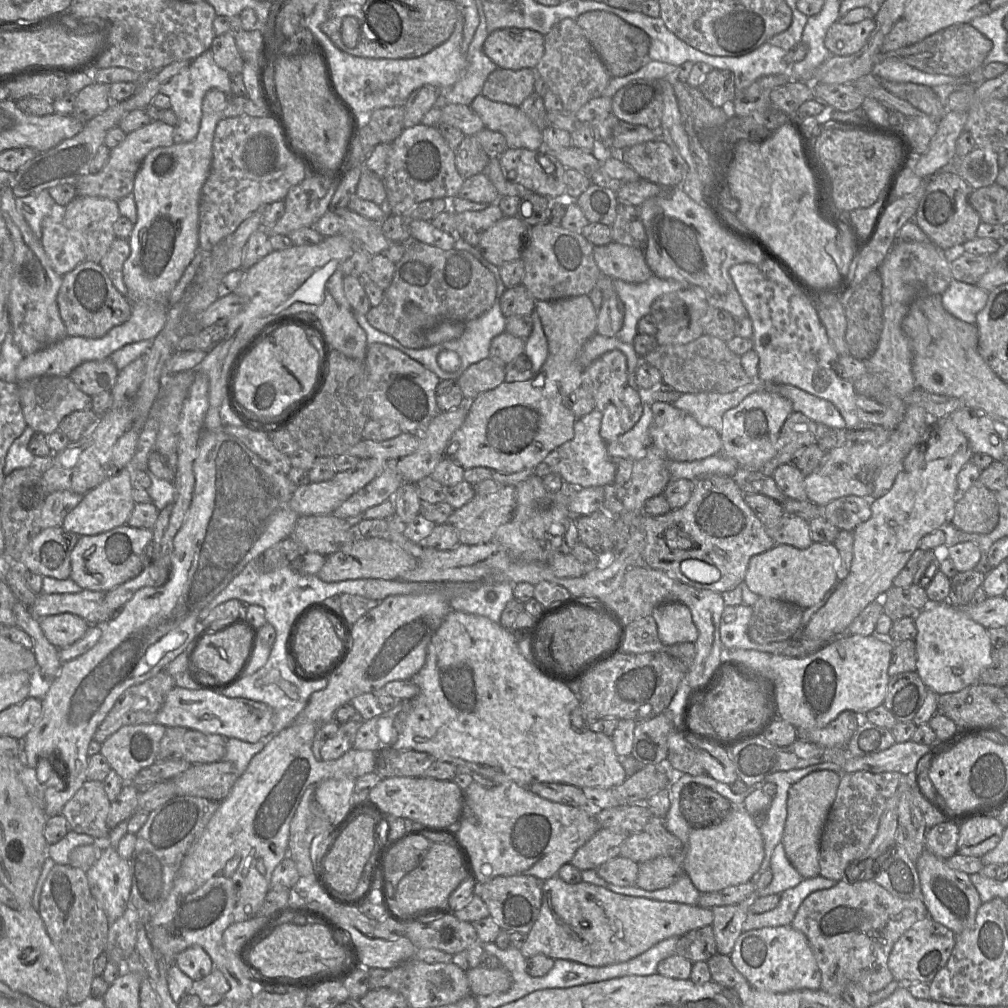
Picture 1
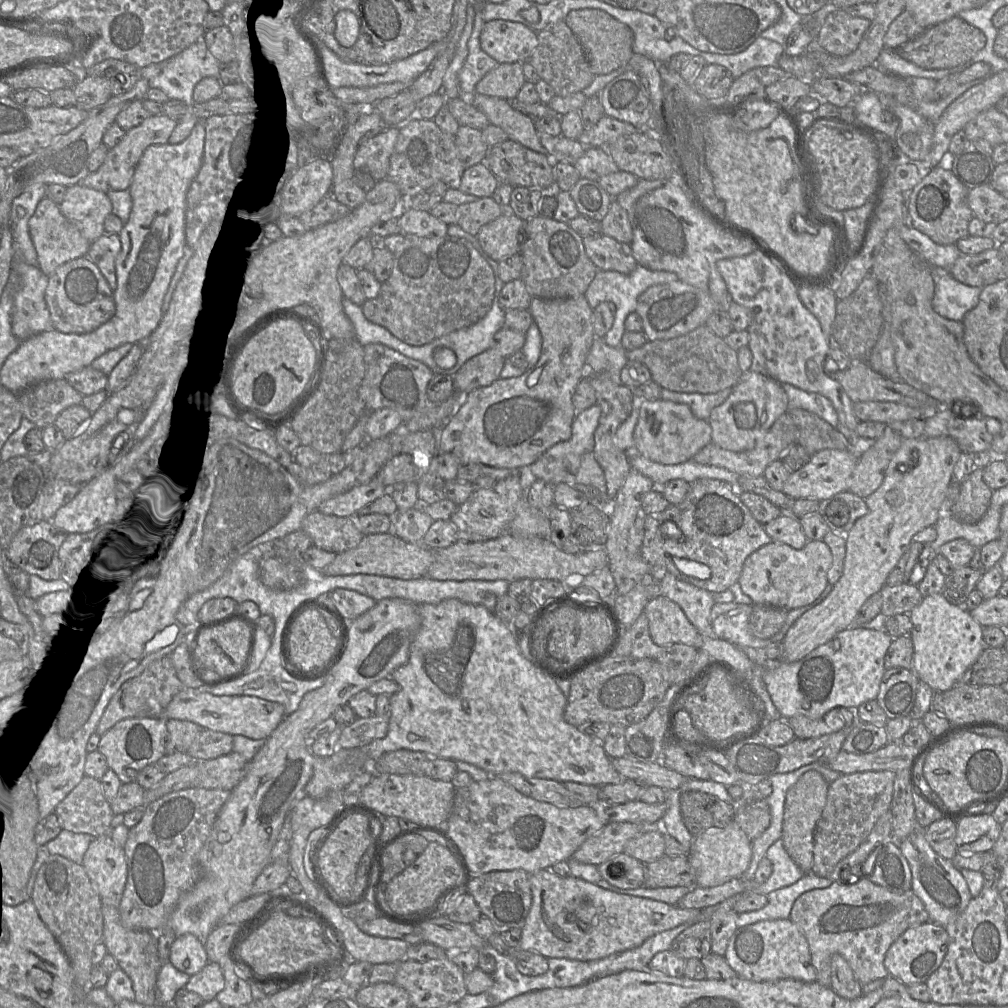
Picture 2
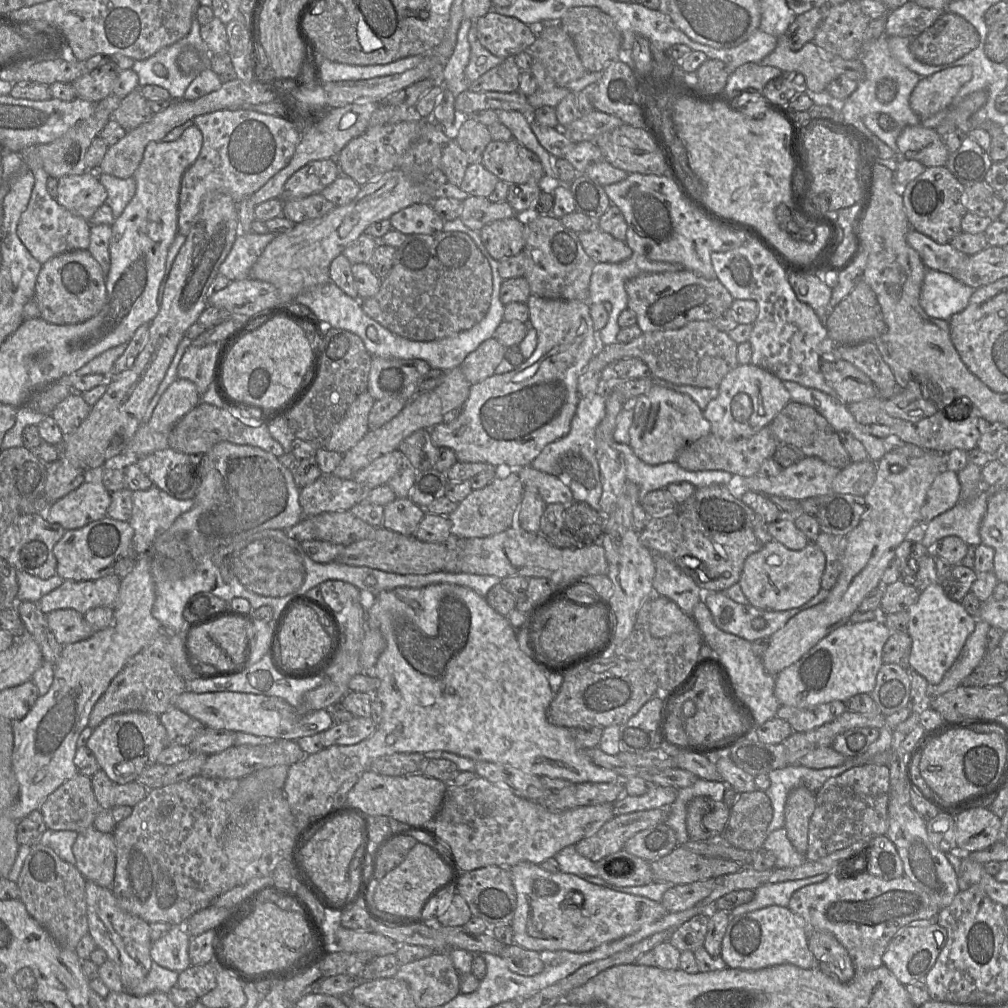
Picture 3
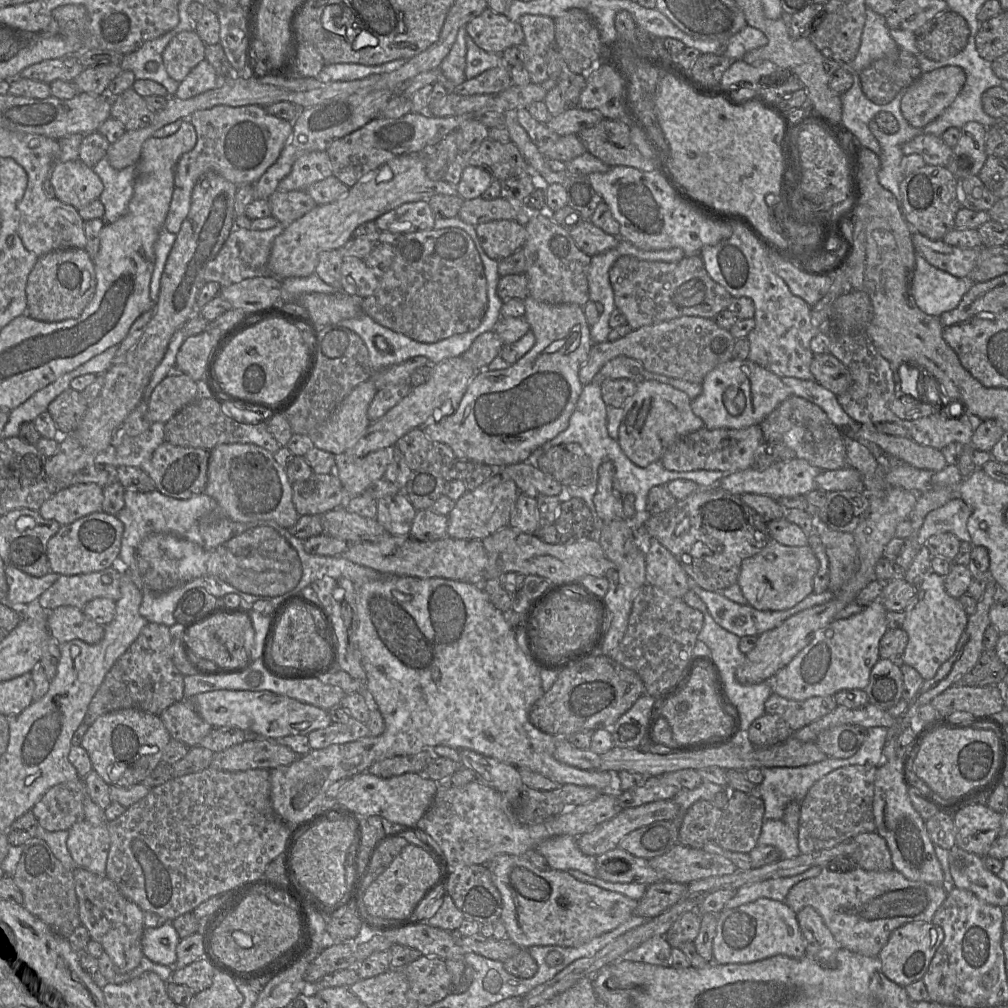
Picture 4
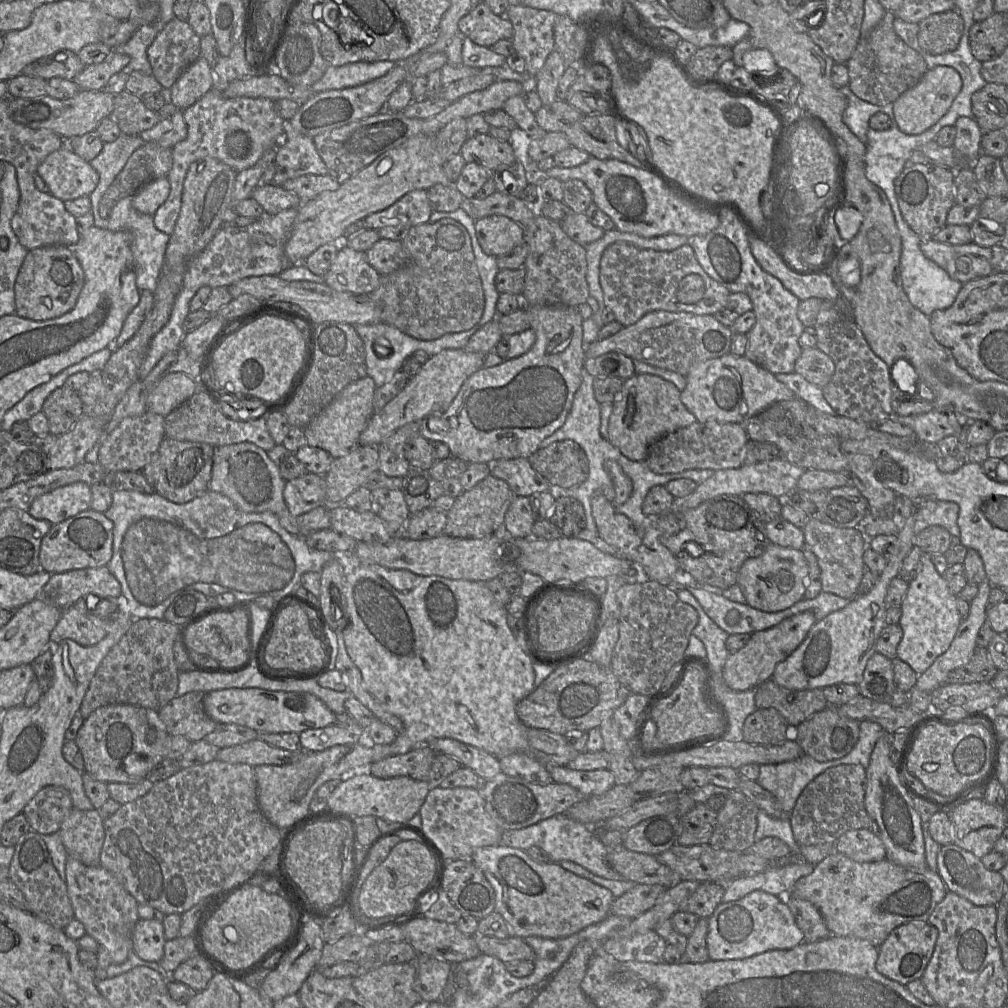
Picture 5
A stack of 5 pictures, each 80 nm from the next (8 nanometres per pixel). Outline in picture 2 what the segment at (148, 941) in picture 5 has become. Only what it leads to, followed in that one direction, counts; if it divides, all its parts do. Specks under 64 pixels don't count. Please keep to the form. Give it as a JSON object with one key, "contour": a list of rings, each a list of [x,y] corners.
{"contour":[[[184,934],[173,940],[169,962],[189,976],[197,974],[209,963],[203,943],[193,934]]]}

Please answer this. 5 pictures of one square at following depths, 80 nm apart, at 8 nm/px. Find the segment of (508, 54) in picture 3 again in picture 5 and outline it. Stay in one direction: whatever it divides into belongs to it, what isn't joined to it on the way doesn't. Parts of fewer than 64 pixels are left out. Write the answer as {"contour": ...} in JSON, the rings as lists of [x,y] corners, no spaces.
{"contour":[[[484,2],[459,20],[458,29],[474,44],[488,48],[499,40],[511,40],[514,34],[509,19],[493,14]]]}

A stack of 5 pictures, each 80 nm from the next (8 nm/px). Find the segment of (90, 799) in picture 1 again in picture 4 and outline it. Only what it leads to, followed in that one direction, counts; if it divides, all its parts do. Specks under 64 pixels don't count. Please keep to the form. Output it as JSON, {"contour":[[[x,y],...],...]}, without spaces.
{"contour":[[[83,779],[57,784],[47,790],[31,812],[44,830],[68,831],[84,819],[83,800],[86,793]]]}

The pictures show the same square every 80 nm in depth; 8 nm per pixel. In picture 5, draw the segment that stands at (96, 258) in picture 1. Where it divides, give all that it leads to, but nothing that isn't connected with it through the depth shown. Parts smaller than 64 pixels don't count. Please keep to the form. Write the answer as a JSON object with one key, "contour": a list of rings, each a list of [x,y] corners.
{"contour":[[[67,145],[49,154],[39,165],[37,173],[51,194],[62,201],[89,196],[97,187],[99,174]]]}

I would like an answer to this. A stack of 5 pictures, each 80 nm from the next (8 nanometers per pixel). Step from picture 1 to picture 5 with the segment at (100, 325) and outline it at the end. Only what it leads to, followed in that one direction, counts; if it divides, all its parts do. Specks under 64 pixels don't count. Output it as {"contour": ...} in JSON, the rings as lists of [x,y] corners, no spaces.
{"contour":[[[46,246],[28,250],[15,285],[15,314],[34,321],[60,317],[72,310],[84,285],[84,271],[67,246]]]}

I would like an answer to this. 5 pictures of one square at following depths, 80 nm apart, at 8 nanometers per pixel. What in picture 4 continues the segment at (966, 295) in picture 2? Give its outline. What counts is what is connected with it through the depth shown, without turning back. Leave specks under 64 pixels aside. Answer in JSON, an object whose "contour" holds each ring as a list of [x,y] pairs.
{"contour":[[[916,253],[912,295],[918,308],[927,315],[940,317],[954,310],[973,283],[960,279],[929,264]]]}

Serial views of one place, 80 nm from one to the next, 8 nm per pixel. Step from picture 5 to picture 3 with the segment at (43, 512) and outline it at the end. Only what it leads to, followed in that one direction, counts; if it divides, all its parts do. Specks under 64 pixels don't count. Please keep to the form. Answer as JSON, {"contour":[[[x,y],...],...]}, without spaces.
{"contour":[[[101,481],[83,482],[75,490],[51,503],[40,515],[65,530],[78,529],[107,516],[110,494]]]}

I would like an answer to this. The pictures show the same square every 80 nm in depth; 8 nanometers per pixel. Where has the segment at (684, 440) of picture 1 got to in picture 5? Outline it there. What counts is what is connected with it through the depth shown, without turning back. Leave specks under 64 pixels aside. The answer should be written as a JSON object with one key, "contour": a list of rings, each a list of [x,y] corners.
{"contour":[[[635,374],[624,380],[623,387],[612,403],[608,423],[608,440],[631,461],[644,462],[649,446],[680,428],[697,421],[680,399],[681,391],[671,382],[651,374]]]}

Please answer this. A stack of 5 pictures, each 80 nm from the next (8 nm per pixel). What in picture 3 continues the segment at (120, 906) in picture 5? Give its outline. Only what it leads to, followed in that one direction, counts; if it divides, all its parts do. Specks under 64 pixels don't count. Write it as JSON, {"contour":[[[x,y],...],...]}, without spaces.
{"contour":[[[89,880],[85,884],[85,897],[88,934],[97,947],[106,952],[108,959],[117,965],[124,988],[137,986],[147,976],[153,962],[150,955],[153,942],[149,923],[121,909],[111,889]]]}

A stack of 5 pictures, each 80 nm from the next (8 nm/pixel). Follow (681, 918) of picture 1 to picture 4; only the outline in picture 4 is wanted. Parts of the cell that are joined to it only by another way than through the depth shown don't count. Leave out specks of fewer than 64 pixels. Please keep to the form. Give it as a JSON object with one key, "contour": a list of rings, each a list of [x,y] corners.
{"contour":[[[500,855],[487,867],[501,896],[500,919],[509,940],[521,948],[580,946],[630,920],[639,903],[617,892],[581,882],[567,871],[542,871],[526,856]]]}

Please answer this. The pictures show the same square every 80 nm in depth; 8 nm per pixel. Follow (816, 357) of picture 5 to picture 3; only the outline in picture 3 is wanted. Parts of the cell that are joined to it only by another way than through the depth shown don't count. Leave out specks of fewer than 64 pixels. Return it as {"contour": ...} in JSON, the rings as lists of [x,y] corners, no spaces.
{"contour":[[[823,360],[820,370],[842,404],[848,405],[878,396],[871,379],[847,361]]]}

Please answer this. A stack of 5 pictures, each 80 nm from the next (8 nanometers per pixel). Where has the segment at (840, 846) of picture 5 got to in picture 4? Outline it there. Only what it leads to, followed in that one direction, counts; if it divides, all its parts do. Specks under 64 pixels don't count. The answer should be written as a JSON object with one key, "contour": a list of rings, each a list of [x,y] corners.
{"contour":[[[877,832],[858,834],[851,841],[856,844],[856,851],[850,858],[859,867],[867,871],[894,869],[887,843]]]}

